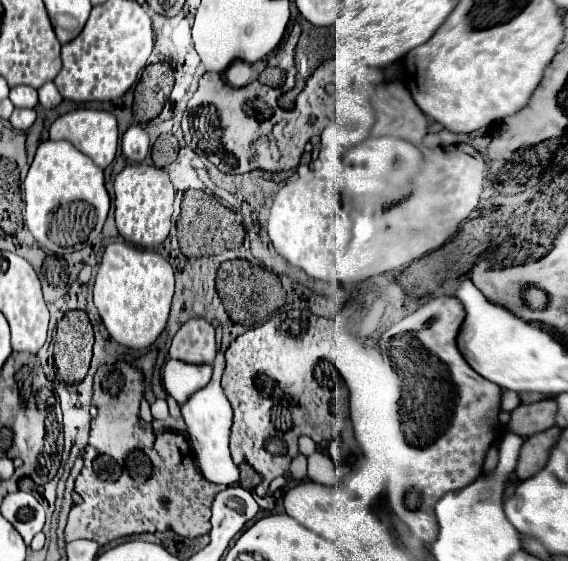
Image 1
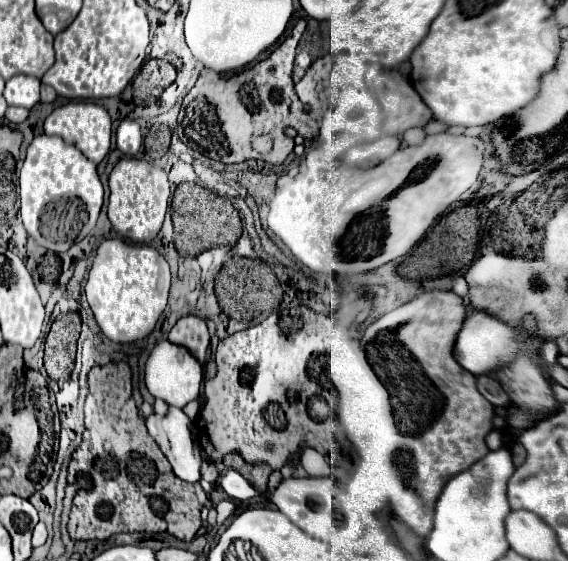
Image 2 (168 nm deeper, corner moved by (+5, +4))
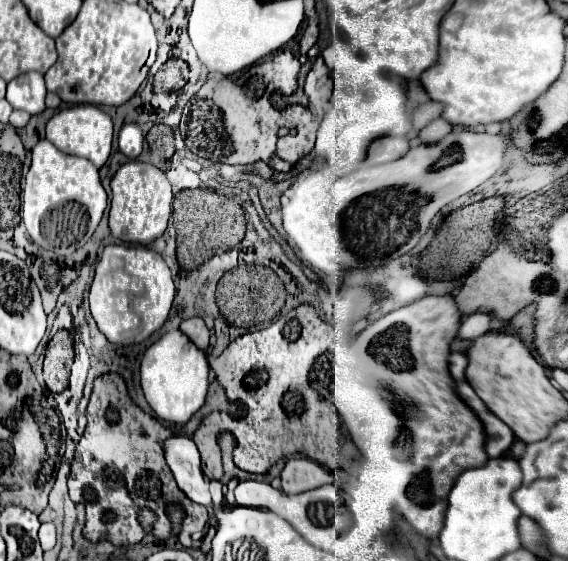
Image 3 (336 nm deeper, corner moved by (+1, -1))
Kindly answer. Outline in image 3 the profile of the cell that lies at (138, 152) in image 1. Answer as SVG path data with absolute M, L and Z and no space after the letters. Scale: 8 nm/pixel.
M126 124L118 134L118 142L120 142L120 152L126 154L130 160L136 160L142 154L144 134L136 124Z

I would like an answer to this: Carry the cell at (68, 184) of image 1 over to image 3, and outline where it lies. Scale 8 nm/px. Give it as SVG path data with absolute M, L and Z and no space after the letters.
M40 140L34 146L26 186L20 194L20 216L38 246L62 256L76 252L92 238L106 210L106 198L98 170L90 160L68 156L48 140Z

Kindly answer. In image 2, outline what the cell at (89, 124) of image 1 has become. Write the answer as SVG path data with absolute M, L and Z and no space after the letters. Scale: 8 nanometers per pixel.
M66 103L62 107L56 107L46 117L44 129L46 129L46 135L56 135L56 137L64 139L66 143L76 145L94 163L100 163L110 151L112 121L110 121L108 111L96 103Z

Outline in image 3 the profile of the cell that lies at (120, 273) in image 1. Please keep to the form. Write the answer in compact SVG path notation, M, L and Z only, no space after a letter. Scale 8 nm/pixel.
M110 244L96 264L96 276L90 288L92 318L112 344L138 344L162 328L174 292L170 268L158 252L146 246Z

